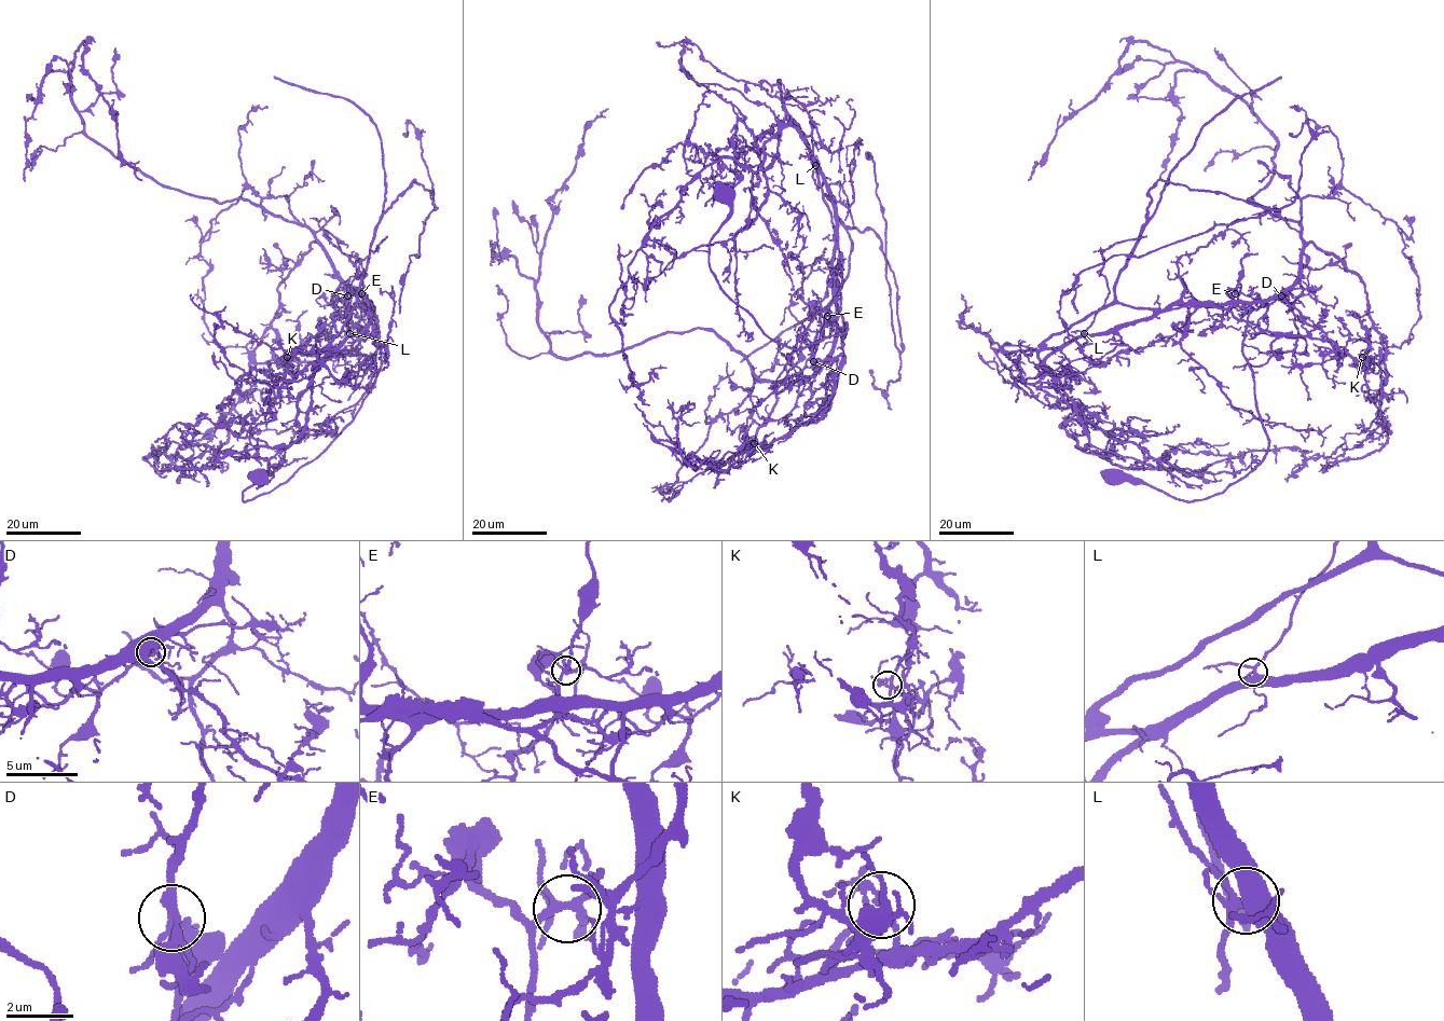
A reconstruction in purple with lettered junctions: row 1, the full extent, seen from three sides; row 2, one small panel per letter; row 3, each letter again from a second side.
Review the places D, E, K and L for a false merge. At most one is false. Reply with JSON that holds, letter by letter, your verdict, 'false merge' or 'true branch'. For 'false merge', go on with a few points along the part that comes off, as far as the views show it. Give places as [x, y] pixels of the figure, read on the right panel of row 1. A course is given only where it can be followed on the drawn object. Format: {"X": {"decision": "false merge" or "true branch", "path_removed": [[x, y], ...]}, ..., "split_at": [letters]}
{"D": {"decision": "true branch"}, "E": {"decision": "true branch"}, "K": {"decision": "false merge", "path_removed": [[1362, 356], [1191, 304], [1110, 304], [1037, 353], [1081, 450], [1199, 472], [1297, 447], [1287, 481]]}, "L": {"decision": "true branch"}, "split_at": ["K"]}

